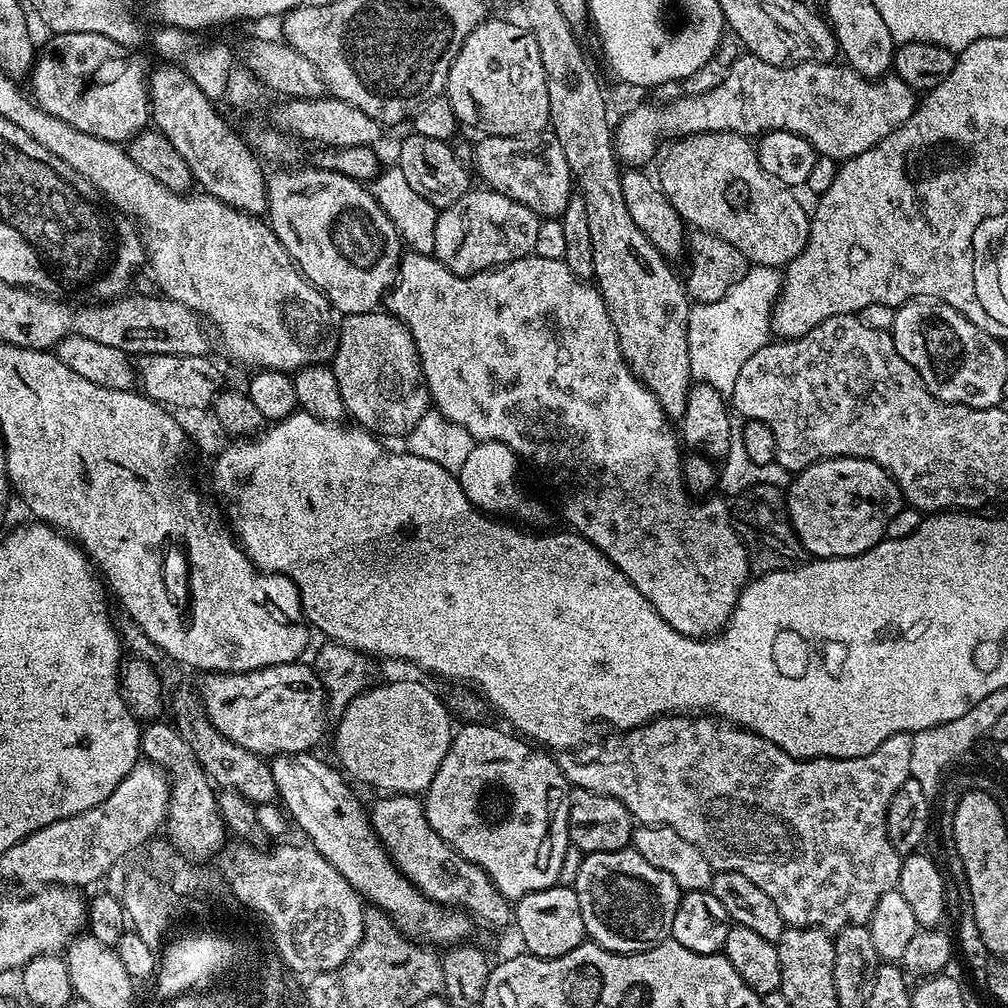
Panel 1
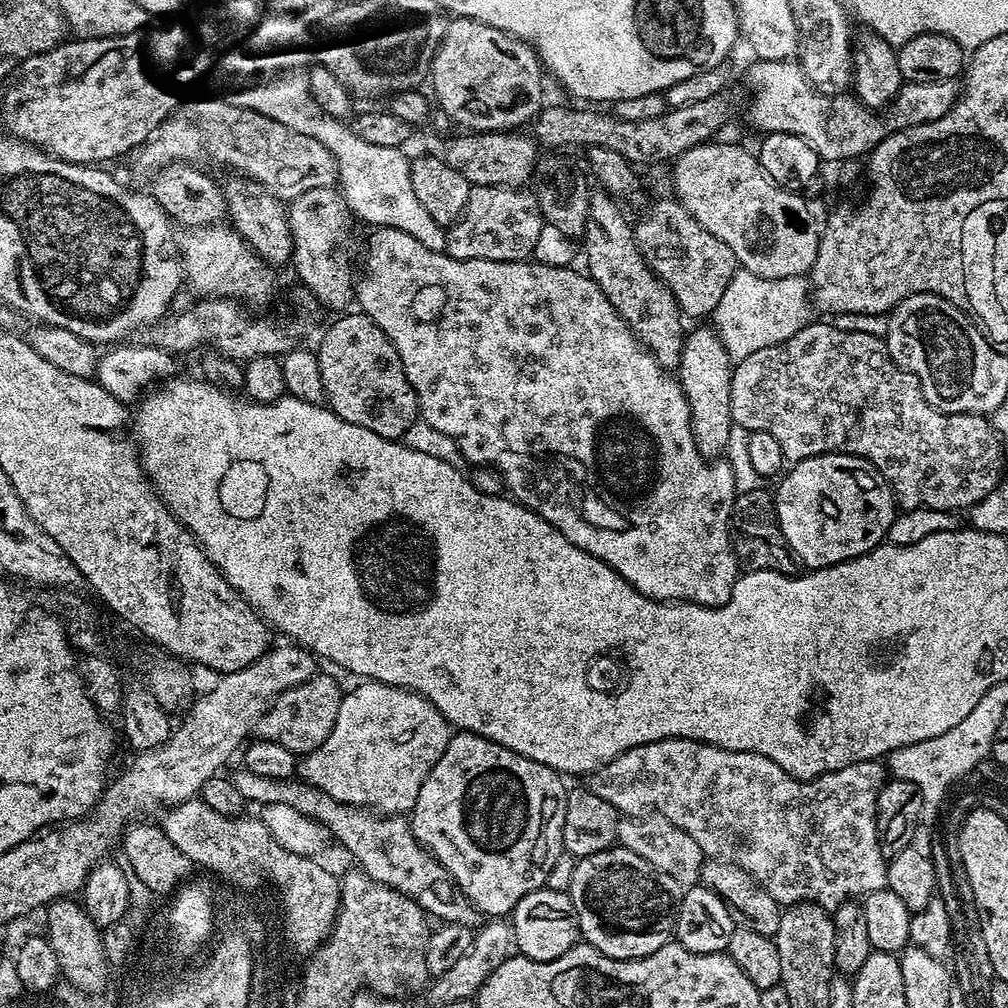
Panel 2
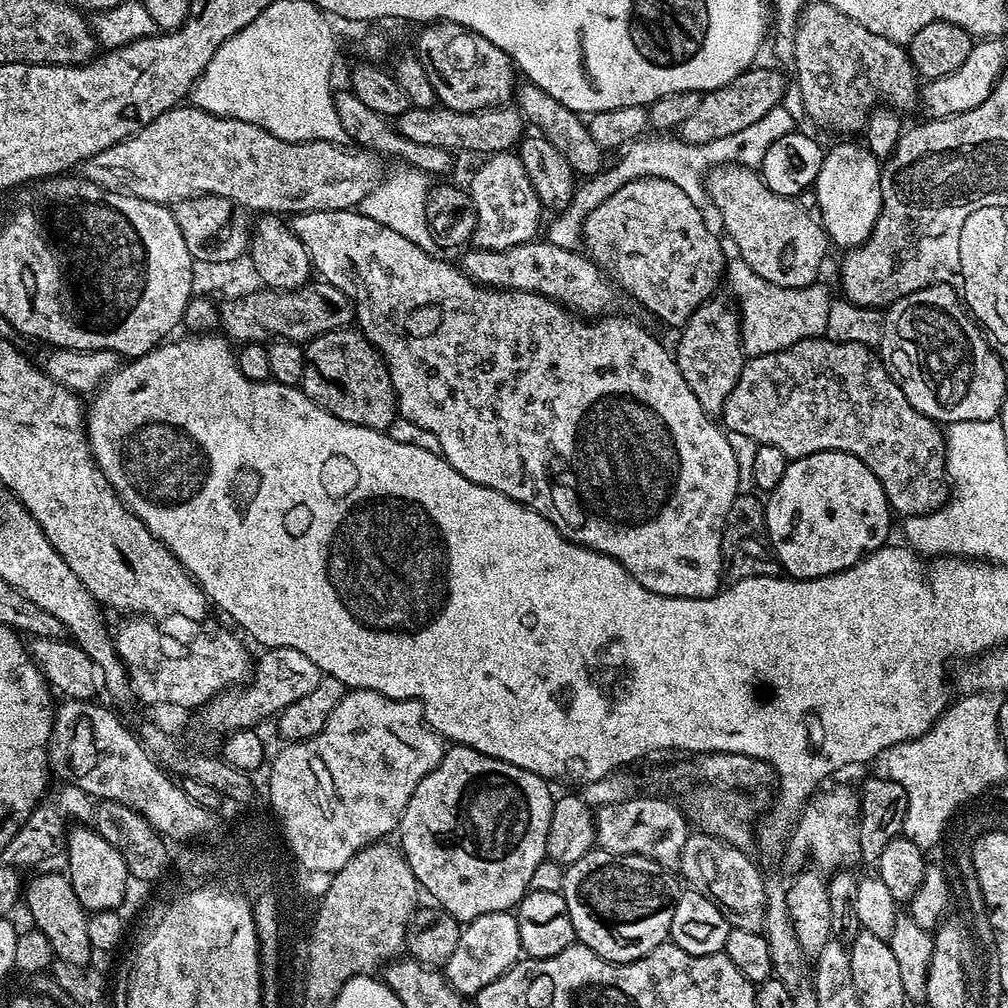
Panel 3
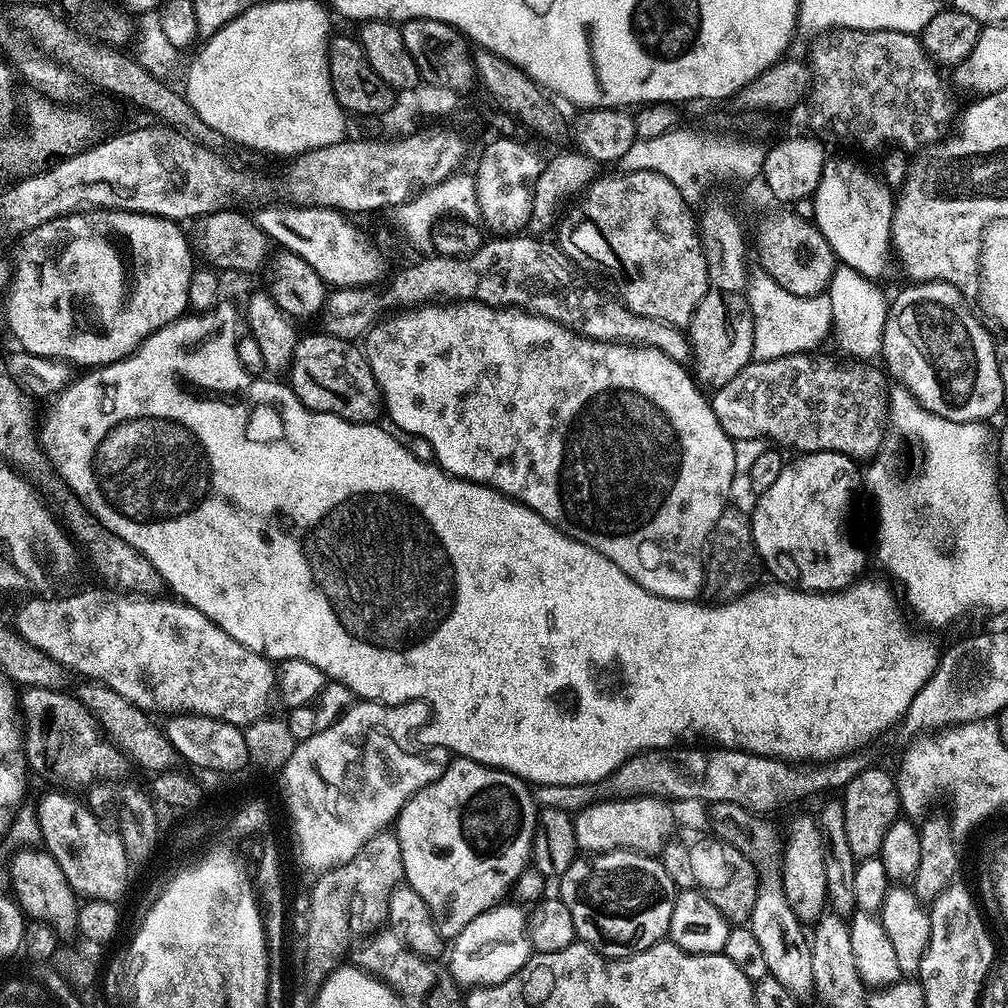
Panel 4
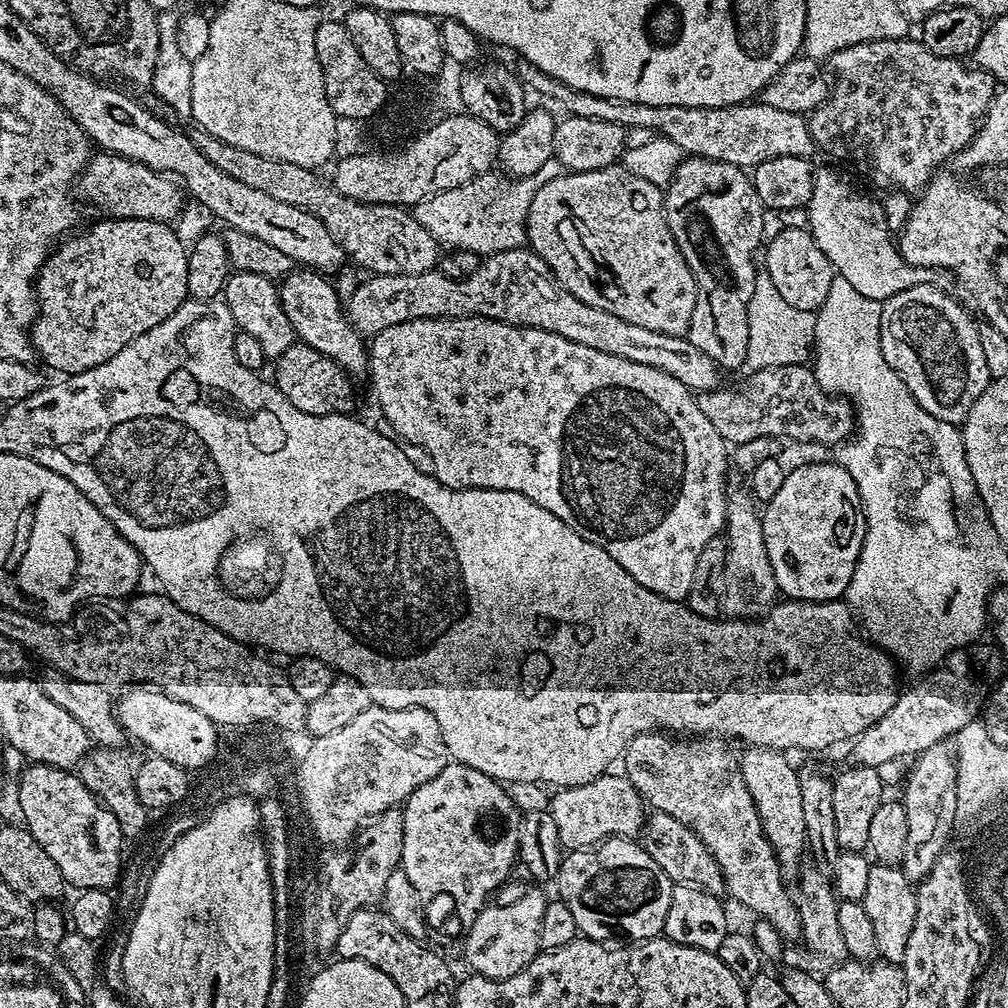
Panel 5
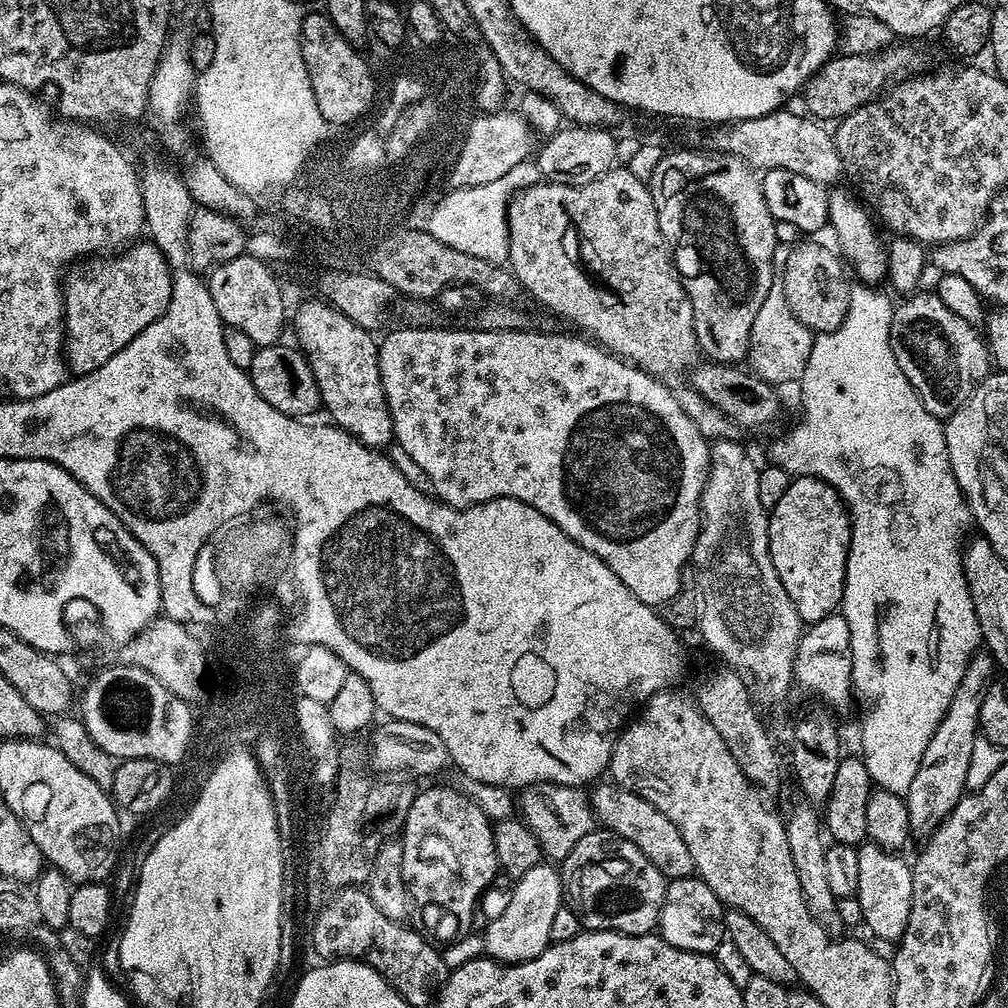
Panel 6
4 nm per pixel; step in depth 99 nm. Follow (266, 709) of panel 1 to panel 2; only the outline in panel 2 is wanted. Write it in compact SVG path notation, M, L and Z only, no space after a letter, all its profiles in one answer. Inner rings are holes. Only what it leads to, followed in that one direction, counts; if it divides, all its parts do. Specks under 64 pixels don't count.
M317 674L298 686L288 688L273 700L272 705L260 716L254 729L255 735L262 740L278 742L278 746L286 746L286 750L297 754L307 754L318 750L326 738L330 738L330 730L334 730L334 722L338 722L338 706L342 687L332 676Z

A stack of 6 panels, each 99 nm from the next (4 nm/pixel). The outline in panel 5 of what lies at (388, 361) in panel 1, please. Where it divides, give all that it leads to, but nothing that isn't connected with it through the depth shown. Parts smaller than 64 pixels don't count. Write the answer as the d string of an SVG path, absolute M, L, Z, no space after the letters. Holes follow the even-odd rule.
M293 342L280 356L275 357L276 388L290 402L290 406L298 406L306 414L315 416L342 416L353 411L356 396L352 393L353 377L339 368L329 356L318 354L308 344Z

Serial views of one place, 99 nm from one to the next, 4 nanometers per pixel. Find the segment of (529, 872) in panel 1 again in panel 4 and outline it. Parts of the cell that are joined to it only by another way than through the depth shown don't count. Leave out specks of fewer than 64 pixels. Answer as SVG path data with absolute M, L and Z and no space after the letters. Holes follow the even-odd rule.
M449 759L446 770L434 782L418 790L394 821L402 854L404 880L438 918L440 932L454 938L478 914L495 908L513 891L516 880L529 867L532 842L536 838L538 801L533 789L520 777L502 768L490 768L473 760Z

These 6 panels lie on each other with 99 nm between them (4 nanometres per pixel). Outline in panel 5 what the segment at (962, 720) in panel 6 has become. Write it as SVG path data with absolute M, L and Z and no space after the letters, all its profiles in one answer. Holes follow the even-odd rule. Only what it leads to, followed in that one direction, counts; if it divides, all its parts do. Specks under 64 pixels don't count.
M941 743L926 749L911 761L912 768L910 764L907 769L902 803L908 819L909 849L925 848L926 851L936 854L949 847L948 835L952 832L952 823L957 823L958 820L956 814L958 810L958 782L956 781L958 770L953 749L946 747L948 746Z

